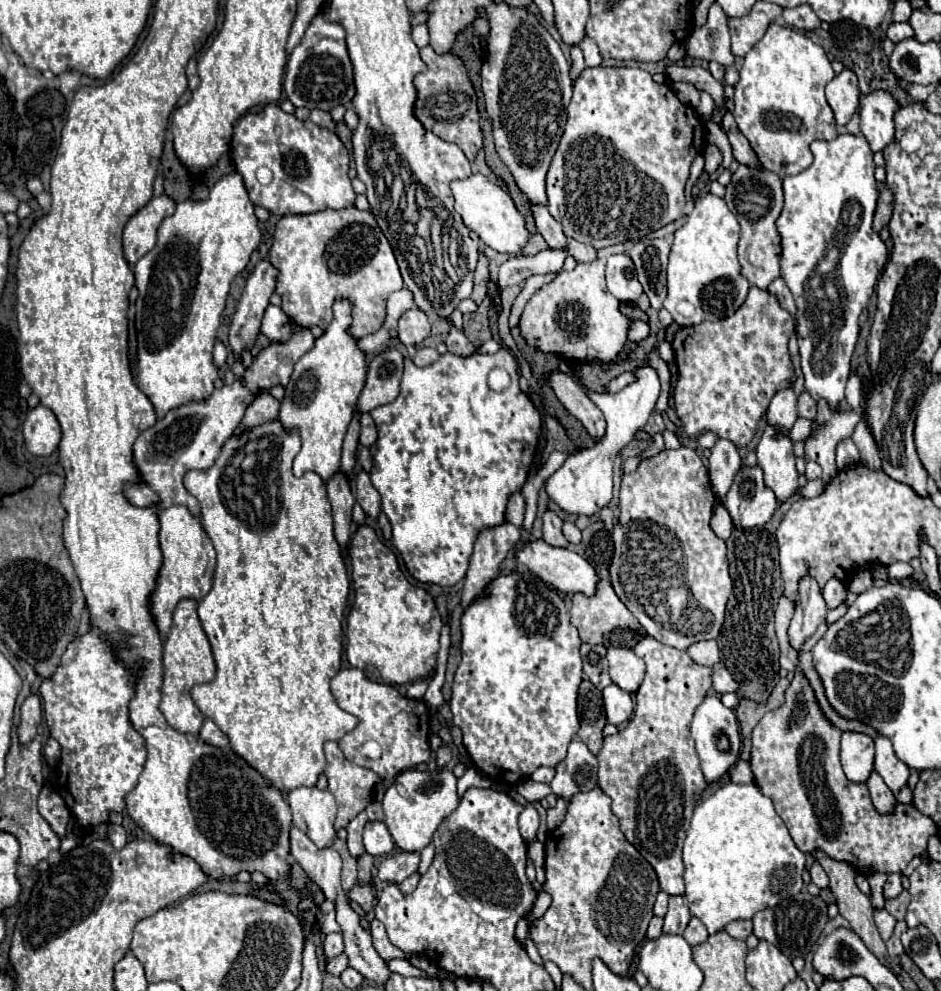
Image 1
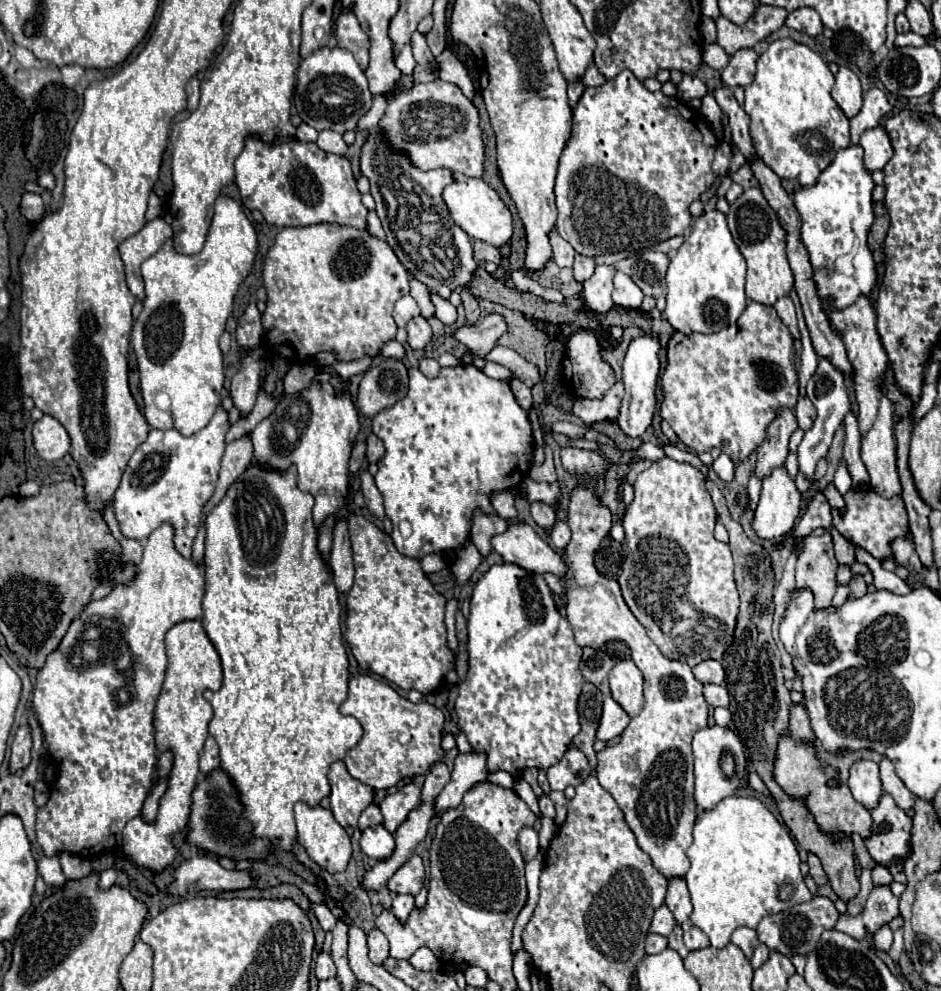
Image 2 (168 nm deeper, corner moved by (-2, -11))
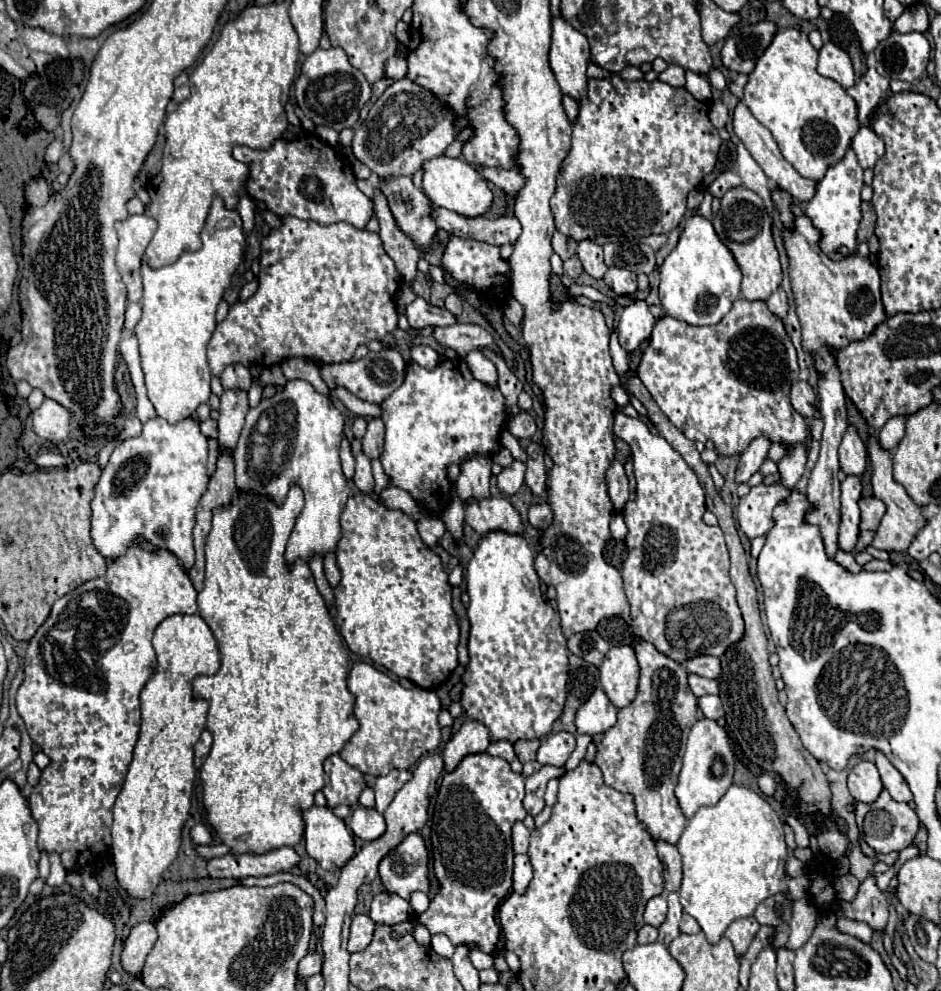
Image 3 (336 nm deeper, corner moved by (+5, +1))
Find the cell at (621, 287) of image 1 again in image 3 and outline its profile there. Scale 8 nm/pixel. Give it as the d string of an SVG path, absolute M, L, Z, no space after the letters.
M608 268L608 272L604 274L604 282L608 288L612 288L618 296L628 296L628 294L634 294L636 288L638 288L638 282L636 282L636 274L634 272L628 272L624 268Z

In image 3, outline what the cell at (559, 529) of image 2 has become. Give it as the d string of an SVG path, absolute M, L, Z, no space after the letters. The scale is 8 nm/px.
M540 502L540 504L532 504L528 508L528 522L530 526L534 528L548 528L552 524L552 510L546 502Z

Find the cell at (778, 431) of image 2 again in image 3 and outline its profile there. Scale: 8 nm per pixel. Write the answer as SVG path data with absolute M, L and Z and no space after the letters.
M756 438L750 442L750 446L742 452L738 468L736 468L736 482L748 482L748 478L760 470L762 462L766 460L770 442L766 438Z

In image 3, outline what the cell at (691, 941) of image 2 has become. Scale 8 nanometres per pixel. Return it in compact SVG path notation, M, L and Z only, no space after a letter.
M684 914L682 920L680 920L680 932L684 932L684 934L698 934L700 926L690 914Z

